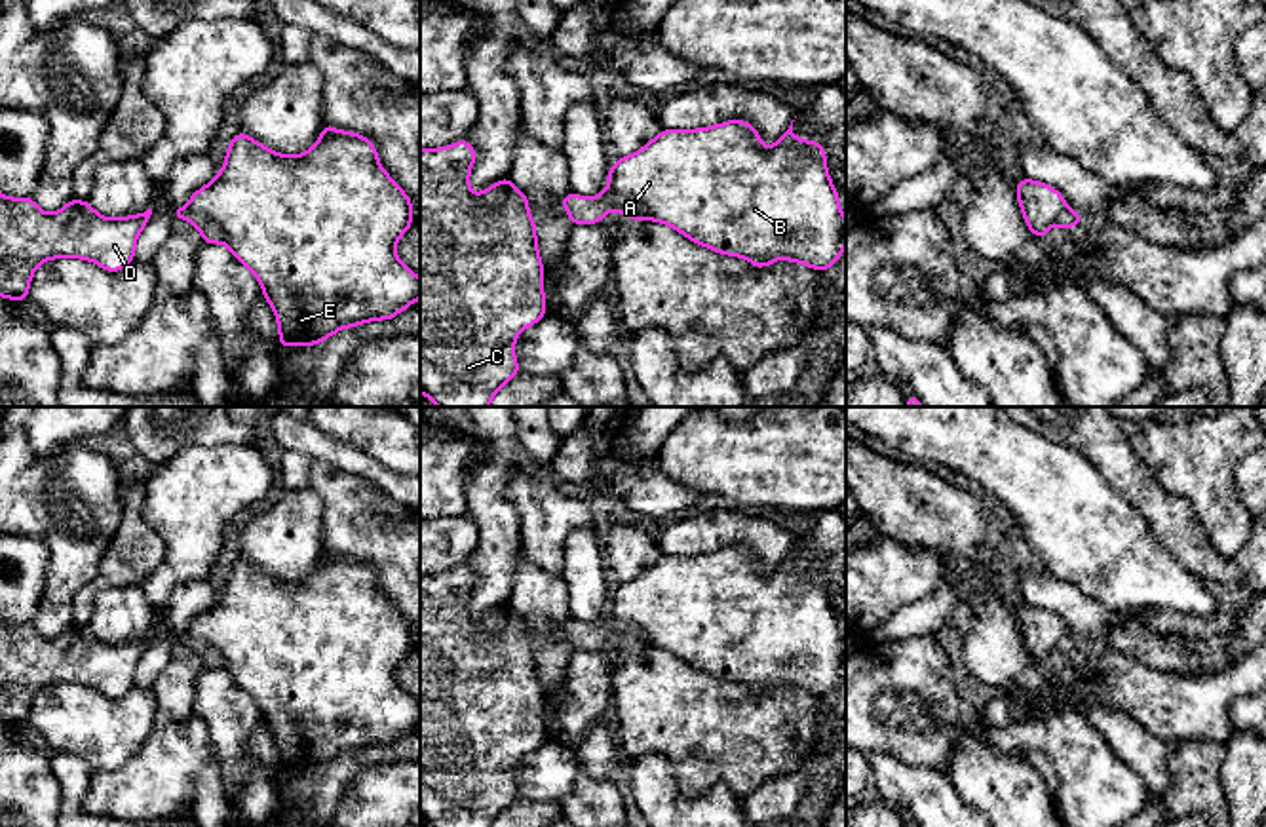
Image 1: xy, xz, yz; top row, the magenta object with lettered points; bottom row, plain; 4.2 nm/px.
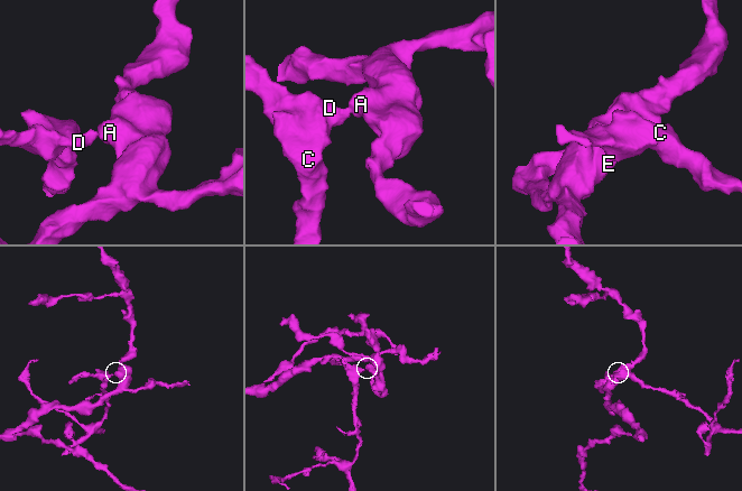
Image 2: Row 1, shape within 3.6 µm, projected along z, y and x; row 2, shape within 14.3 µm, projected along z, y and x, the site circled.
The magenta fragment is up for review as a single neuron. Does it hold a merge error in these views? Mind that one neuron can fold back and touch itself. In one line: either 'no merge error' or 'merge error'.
merge error

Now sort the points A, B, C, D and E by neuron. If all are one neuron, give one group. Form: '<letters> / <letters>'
A B E / C D

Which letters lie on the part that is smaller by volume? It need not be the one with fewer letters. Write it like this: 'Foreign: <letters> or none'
Foreign: C, D

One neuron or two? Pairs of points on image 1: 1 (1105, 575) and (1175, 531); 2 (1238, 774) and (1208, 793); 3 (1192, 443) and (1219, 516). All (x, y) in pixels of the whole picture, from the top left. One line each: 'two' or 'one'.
1: two
2: two
3: one

